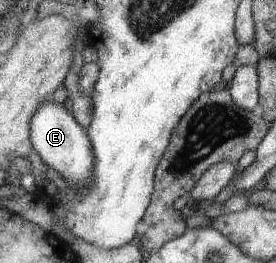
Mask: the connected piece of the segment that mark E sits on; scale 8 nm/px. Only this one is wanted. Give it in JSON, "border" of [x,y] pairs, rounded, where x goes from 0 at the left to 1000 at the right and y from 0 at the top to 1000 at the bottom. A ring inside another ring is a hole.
{"border":[[[178,376],[145,395],[109,456],[109,521],[120,574],[167,635],[214,658],[250,707],[268,707],[272,722],[301,722],[333,688],[341,582],[312,487],[286,479],[228,399],[196,395]]]}

